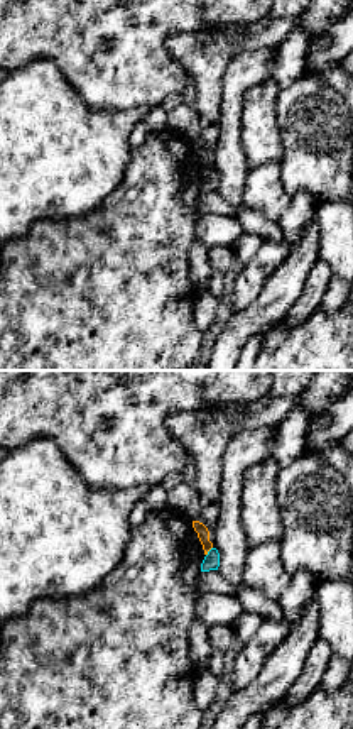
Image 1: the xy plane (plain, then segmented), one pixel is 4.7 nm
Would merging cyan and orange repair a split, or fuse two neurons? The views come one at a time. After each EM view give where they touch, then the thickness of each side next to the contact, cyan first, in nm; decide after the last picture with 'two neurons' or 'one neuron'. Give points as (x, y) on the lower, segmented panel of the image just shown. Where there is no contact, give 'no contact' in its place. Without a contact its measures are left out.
contact (208, 552); calibres 80 and 60 nm

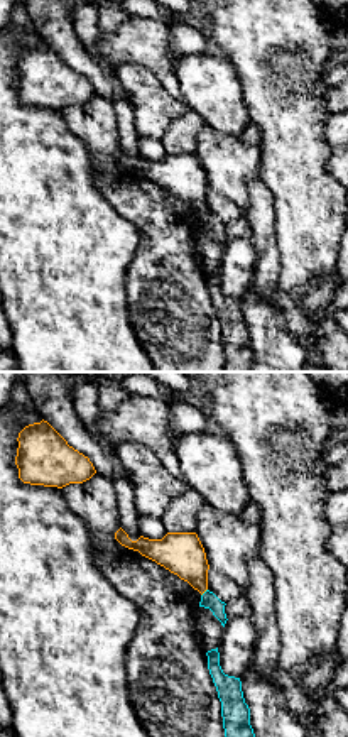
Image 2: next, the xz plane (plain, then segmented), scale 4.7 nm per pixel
contact (205, 592); calibres 80 and 200 nm

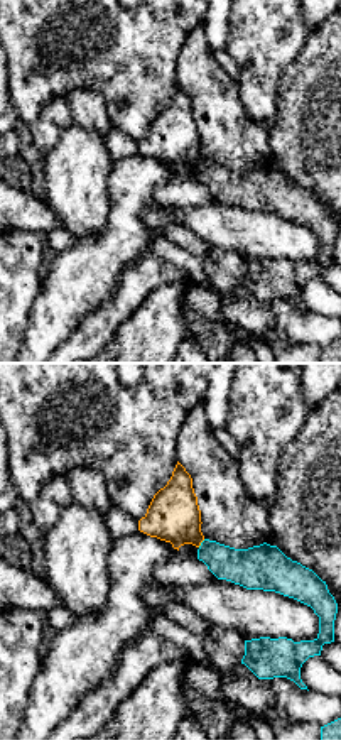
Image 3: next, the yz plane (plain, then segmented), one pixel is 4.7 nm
contact (201, 543); calibres 180 and 260 nm

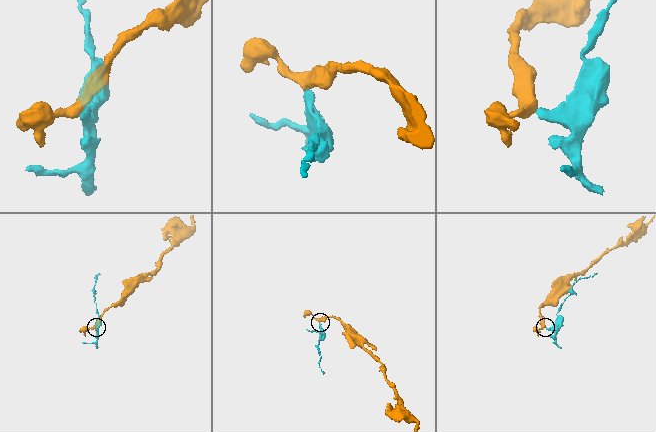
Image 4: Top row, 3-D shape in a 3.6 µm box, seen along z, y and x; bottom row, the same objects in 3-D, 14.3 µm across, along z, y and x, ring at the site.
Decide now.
two neurons

